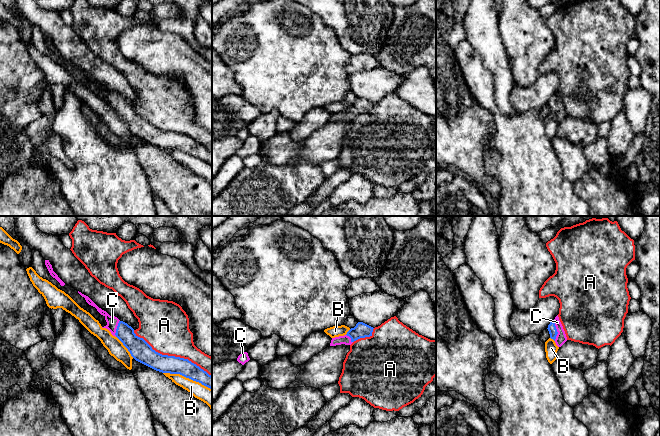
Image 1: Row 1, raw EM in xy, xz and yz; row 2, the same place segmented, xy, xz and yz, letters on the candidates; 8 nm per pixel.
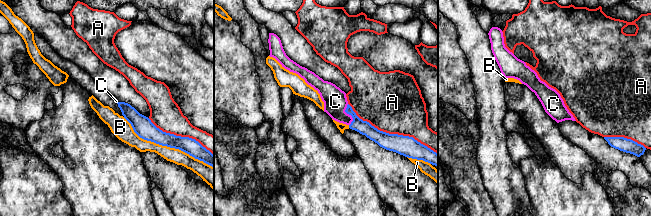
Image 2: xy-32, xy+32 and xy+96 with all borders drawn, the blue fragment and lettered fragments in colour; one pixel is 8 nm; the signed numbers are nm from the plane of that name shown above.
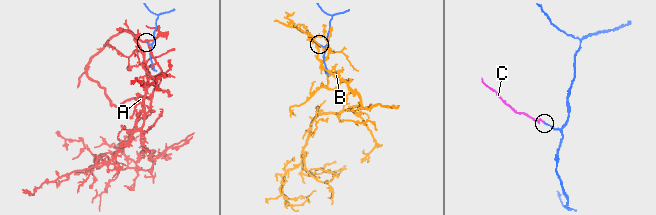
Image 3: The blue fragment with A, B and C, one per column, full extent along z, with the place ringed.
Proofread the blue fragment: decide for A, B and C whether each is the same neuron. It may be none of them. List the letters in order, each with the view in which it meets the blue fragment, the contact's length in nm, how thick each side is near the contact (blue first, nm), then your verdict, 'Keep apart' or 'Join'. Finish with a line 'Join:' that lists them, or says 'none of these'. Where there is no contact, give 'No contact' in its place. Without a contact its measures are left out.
A: Touches blue in xy. Shared border 750 nm. Thickness 160 nm (blue) against 380 nm. Keep apart
B: Touches blue in xy. Shared border 420 nm. Thickness 140 nm (blue) against 140 nm. Keep apart
C: Touches blue in yz. Shared border 170 nm. Thickness 70 nm (blue) against 90 nm. Join
Join: C

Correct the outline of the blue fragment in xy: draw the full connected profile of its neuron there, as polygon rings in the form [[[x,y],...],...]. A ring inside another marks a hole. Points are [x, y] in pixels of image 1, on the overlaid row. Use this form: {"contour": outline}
{"contour": [[[79,291],[78,293],[85,298],[86,302],[89,305],[95,307],[97,311],[105,317],[107,325],[102,328],[108,329],[113,336],[117,337],[123,343],[123,345],[128,349],[131,356],[136,361],[162,373],[180,374],[186,378],[199,382],[202,385],[212,389],[212,376],[209,375],[206,371],[204,371],[203,369],[201,369],[199,366],[192,363],[188,359],[175,357],[175,356],[162,355],[156,352],[143,338],[138,337],[134,333],[134,329],[131,326],[129,326],[127,323],[123,321],[120,321],[115,316],[110,316],[106,311],[99,308],[88,296],[82,294]]]}

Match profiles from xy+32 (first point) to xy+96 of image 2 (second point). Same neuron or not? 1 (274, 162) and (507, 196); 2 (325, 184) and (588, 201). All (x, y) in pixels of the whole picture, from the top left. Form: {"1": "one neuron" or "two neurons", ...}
{"1": "one neuron", "2": "one neuron"}

